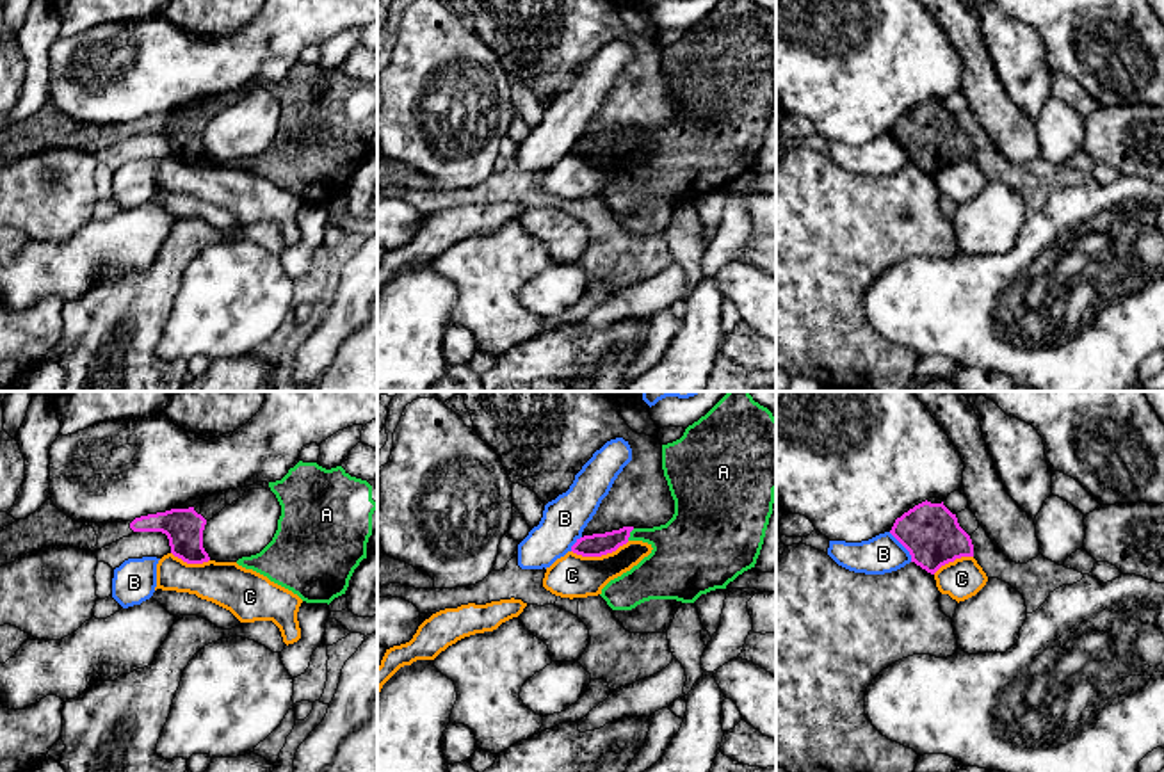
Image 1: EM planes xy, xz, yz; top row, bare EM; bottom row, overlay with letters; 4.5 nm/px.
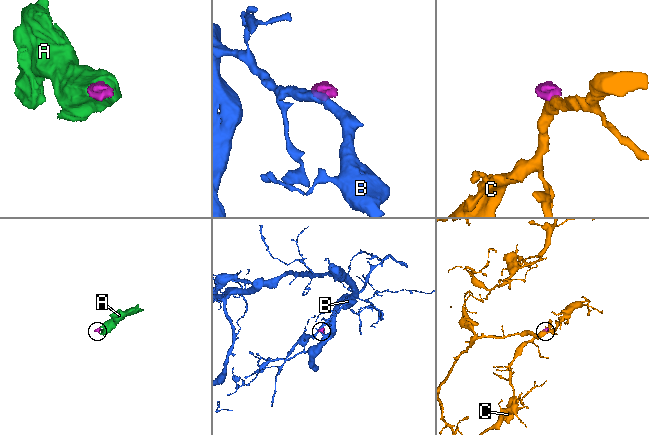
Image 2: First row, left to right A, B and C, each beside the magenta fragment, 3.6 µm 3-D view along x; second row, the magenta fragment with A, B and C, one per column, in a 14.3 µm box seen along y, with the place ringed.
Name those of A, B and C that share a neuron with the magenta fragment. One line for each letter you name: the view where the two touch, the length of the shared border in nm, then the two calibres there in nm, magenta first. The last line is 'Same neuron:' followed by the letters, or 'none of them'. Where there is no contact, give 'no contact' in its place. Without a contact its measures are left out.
A: contact in xz; length 70 nm; calibres 110 and 280 nm
Same neuron: A

